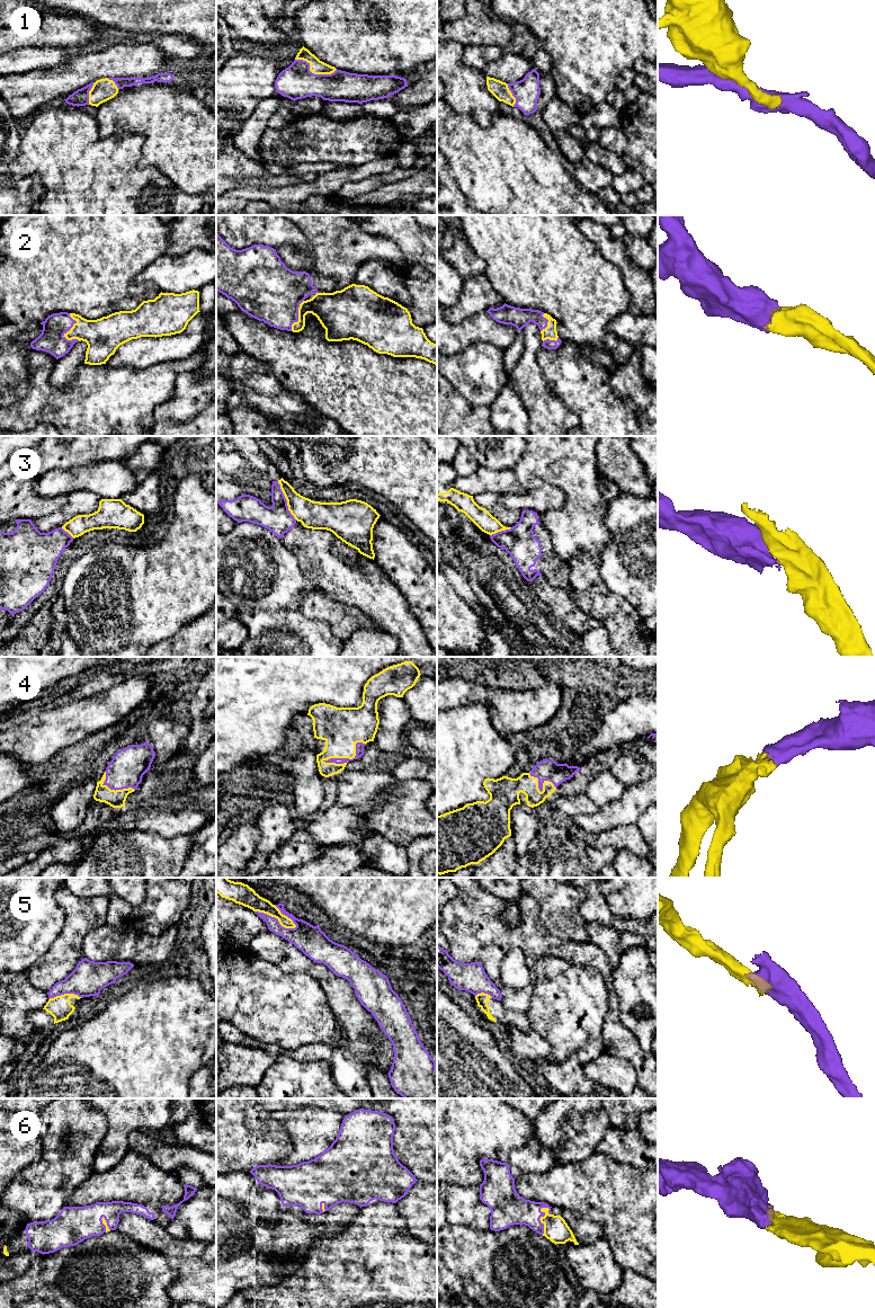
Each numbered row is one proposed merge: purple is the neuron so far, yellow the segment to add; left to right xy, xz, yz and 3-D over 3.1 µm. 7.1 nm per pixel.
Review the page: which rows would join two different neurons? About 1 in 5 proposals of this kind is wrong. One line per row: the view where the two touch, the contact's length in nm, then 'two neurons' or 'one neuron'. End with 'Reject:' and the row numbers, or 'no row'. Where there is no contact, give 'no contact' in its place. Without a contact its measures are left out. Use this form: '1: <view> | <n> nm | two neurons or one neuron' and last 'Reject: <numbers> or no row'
1: xz | 300 nm | one neuron
2: xy | 220 nm | one neuron
3: xz | 320 nm | two neurons
4: xz | 340 nm | one neuron
5: xz | 320 nm | two neurons
6: yz | 200 nm | one neuron
Reject: 3, 5

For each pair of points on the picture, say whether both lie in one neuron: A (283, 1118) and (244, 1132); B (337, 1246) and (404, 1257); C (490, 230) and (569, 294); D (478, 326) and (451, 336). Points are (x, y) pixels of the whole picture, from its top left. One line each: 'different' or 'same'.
A: different
B: same
C: same
D: same

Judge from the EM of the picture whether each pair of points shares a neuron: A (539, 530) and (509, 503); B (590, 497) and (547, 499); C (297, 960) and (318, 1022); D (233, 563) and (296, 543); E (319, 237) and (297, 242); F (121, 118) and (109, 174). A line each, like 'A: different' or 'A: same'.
A: different
B: different
C: different
D: different
E: different
F: different

